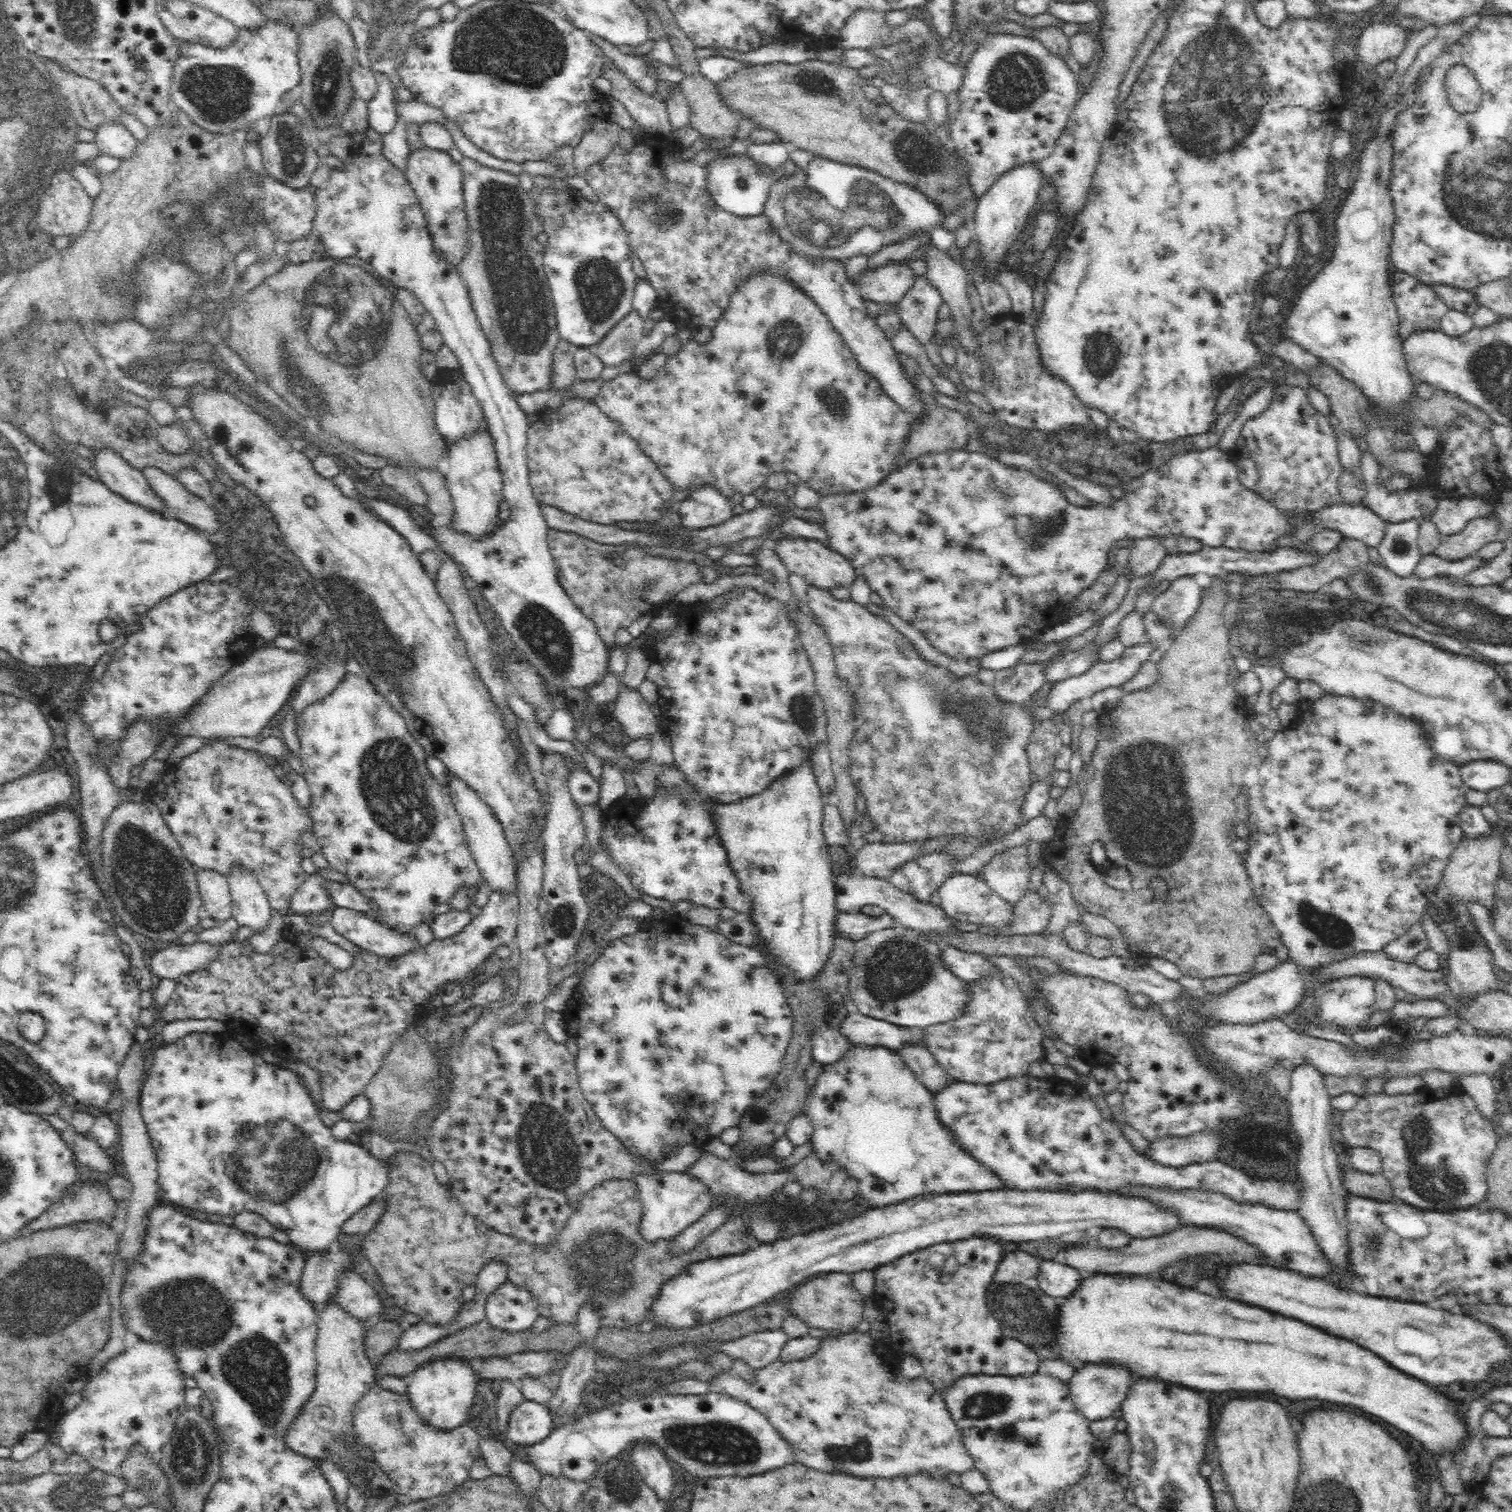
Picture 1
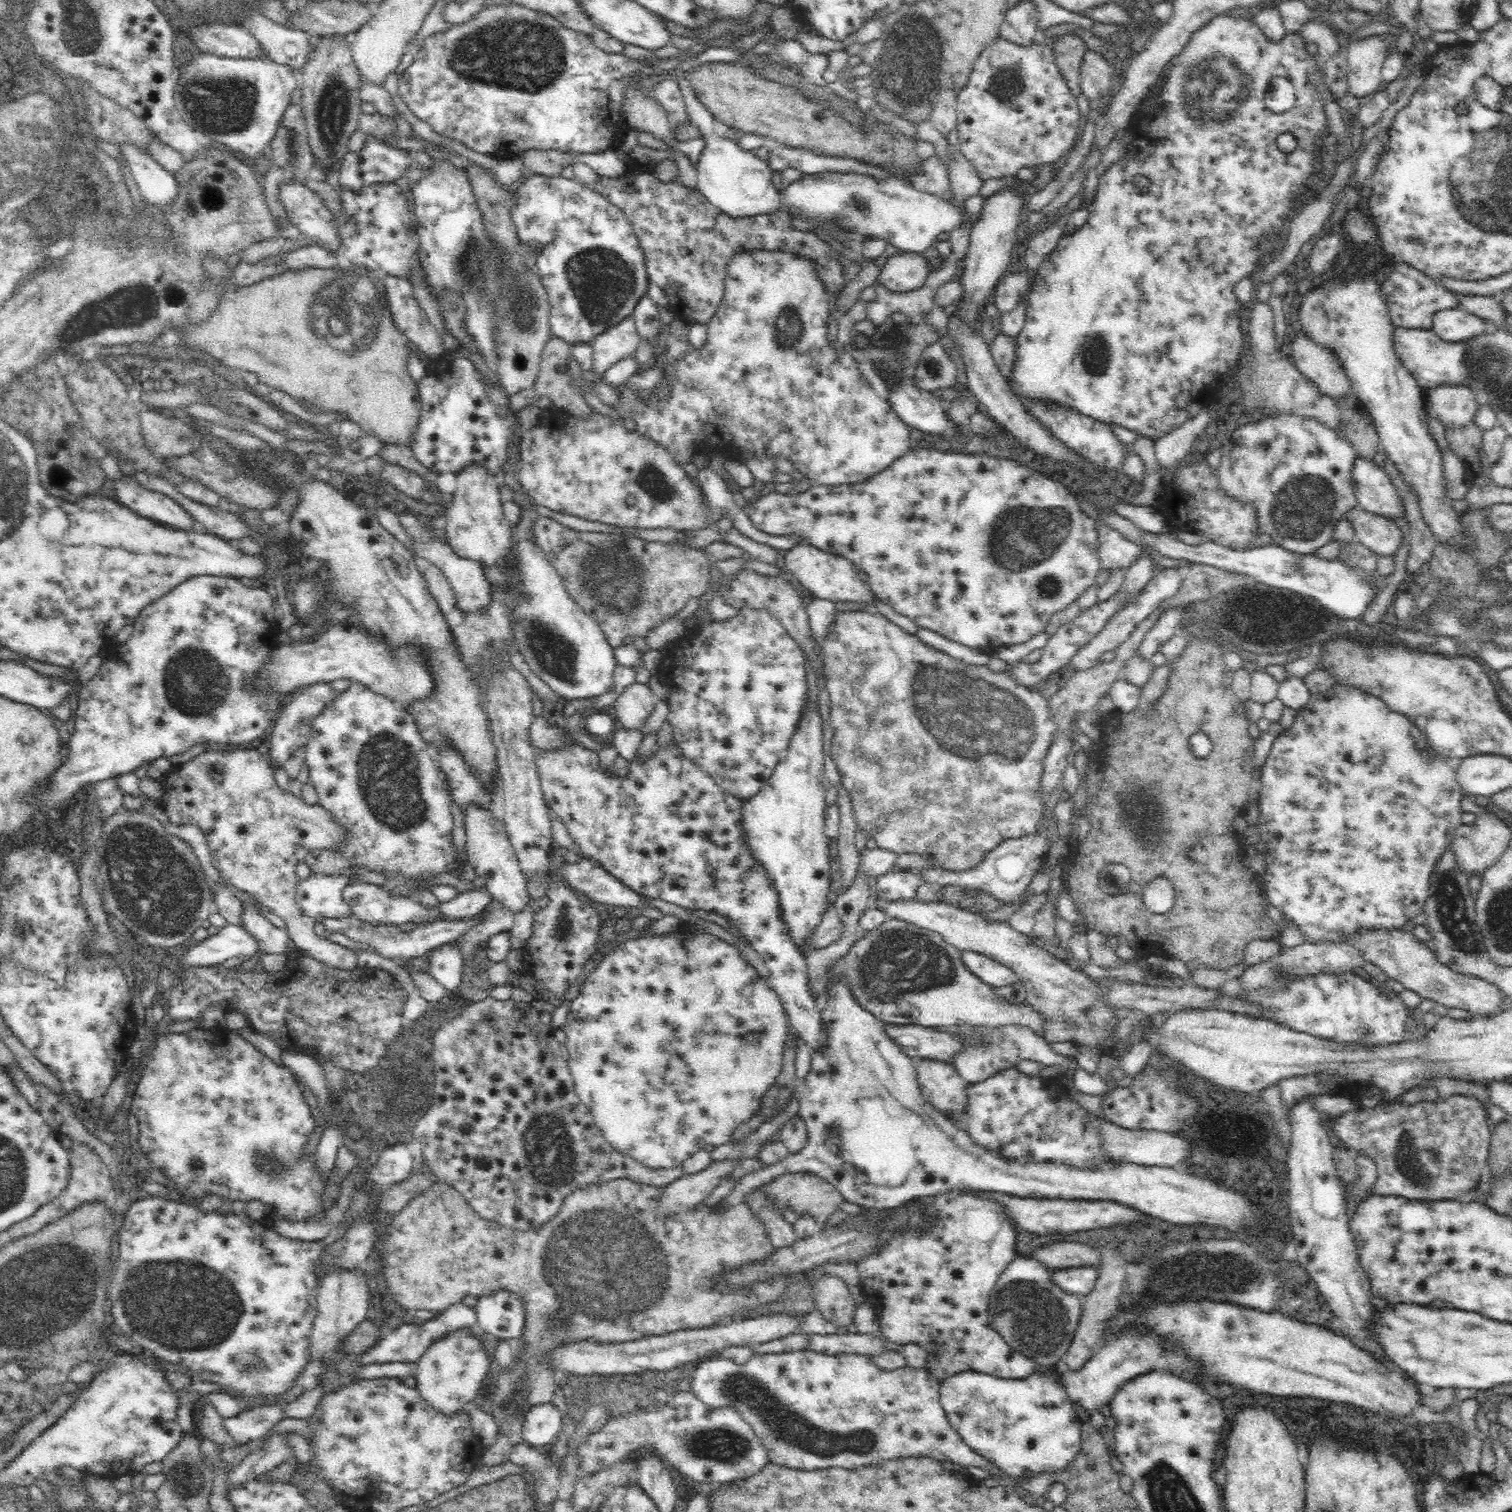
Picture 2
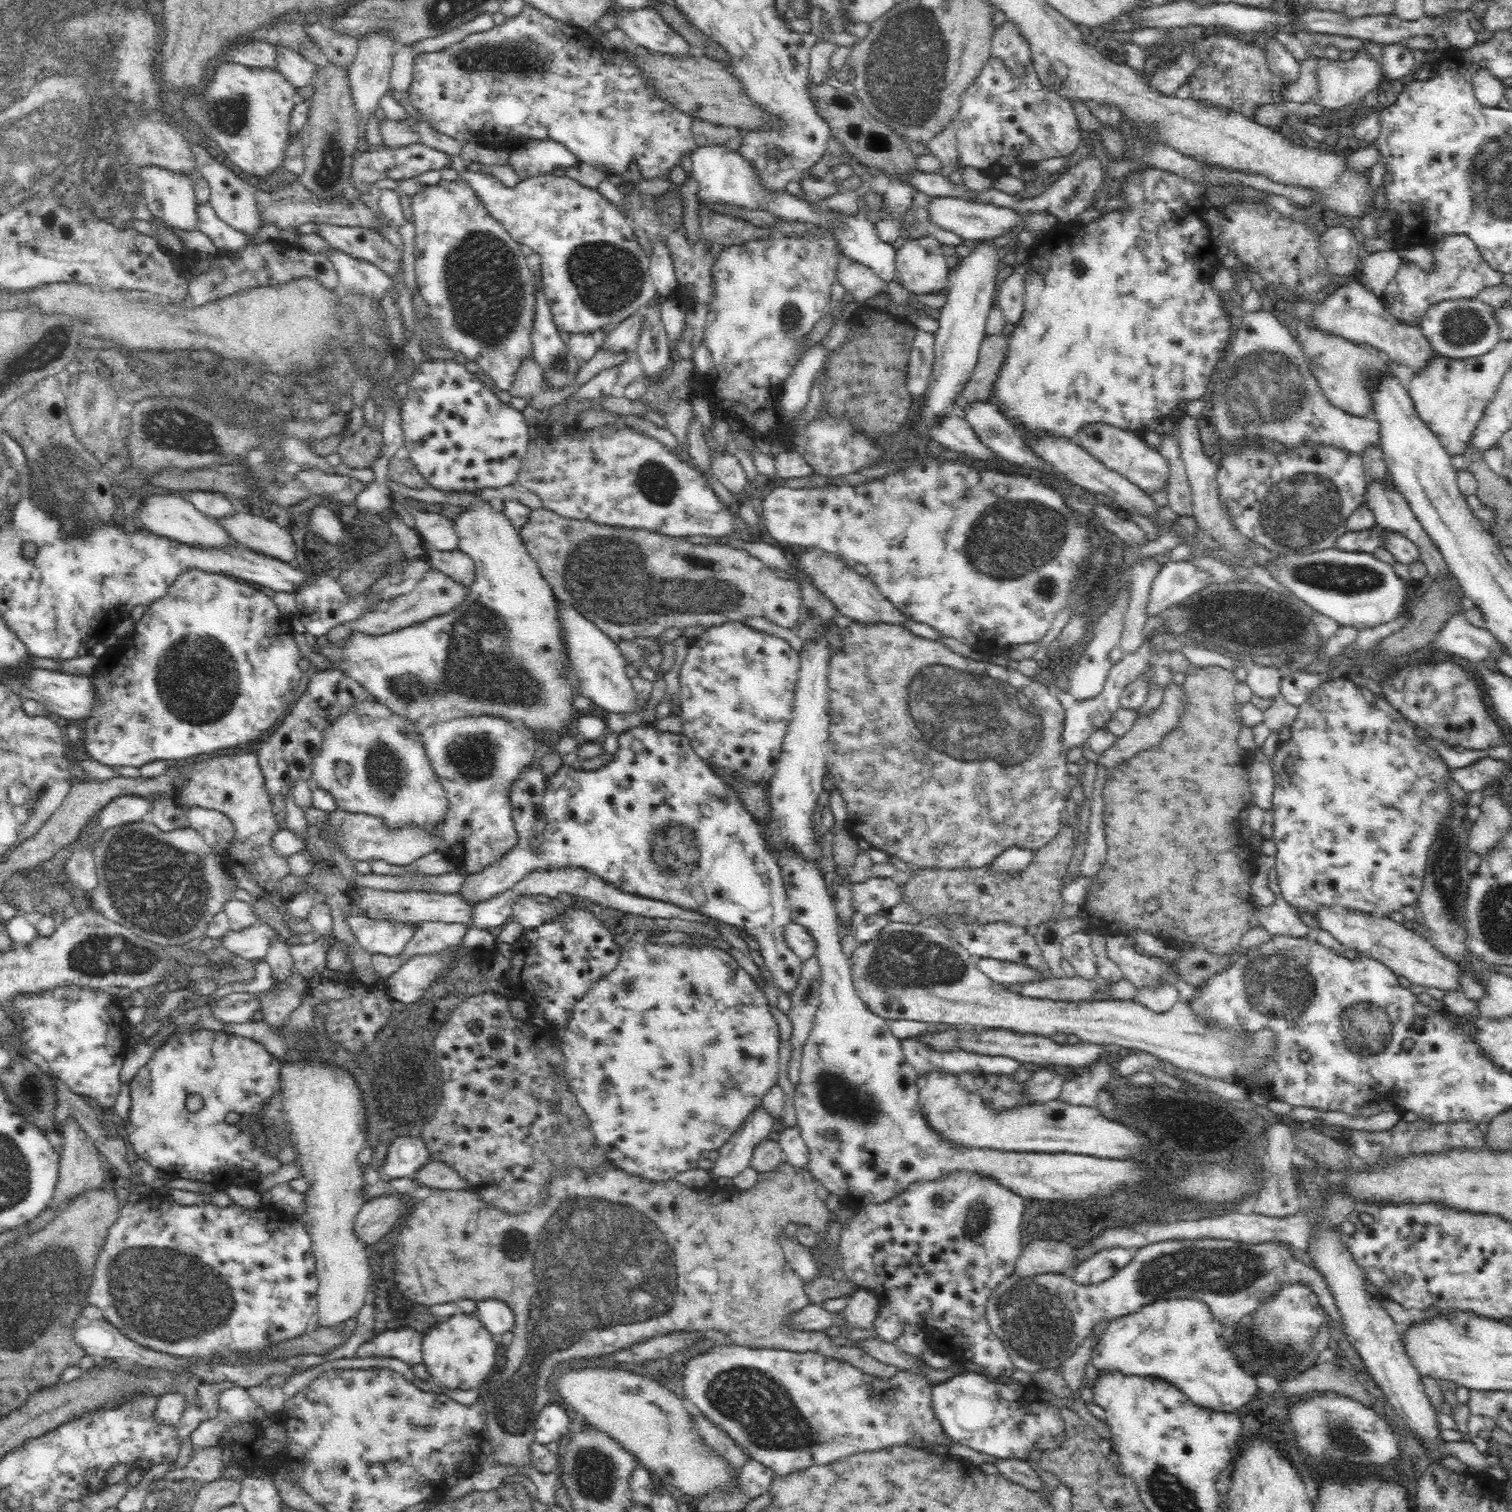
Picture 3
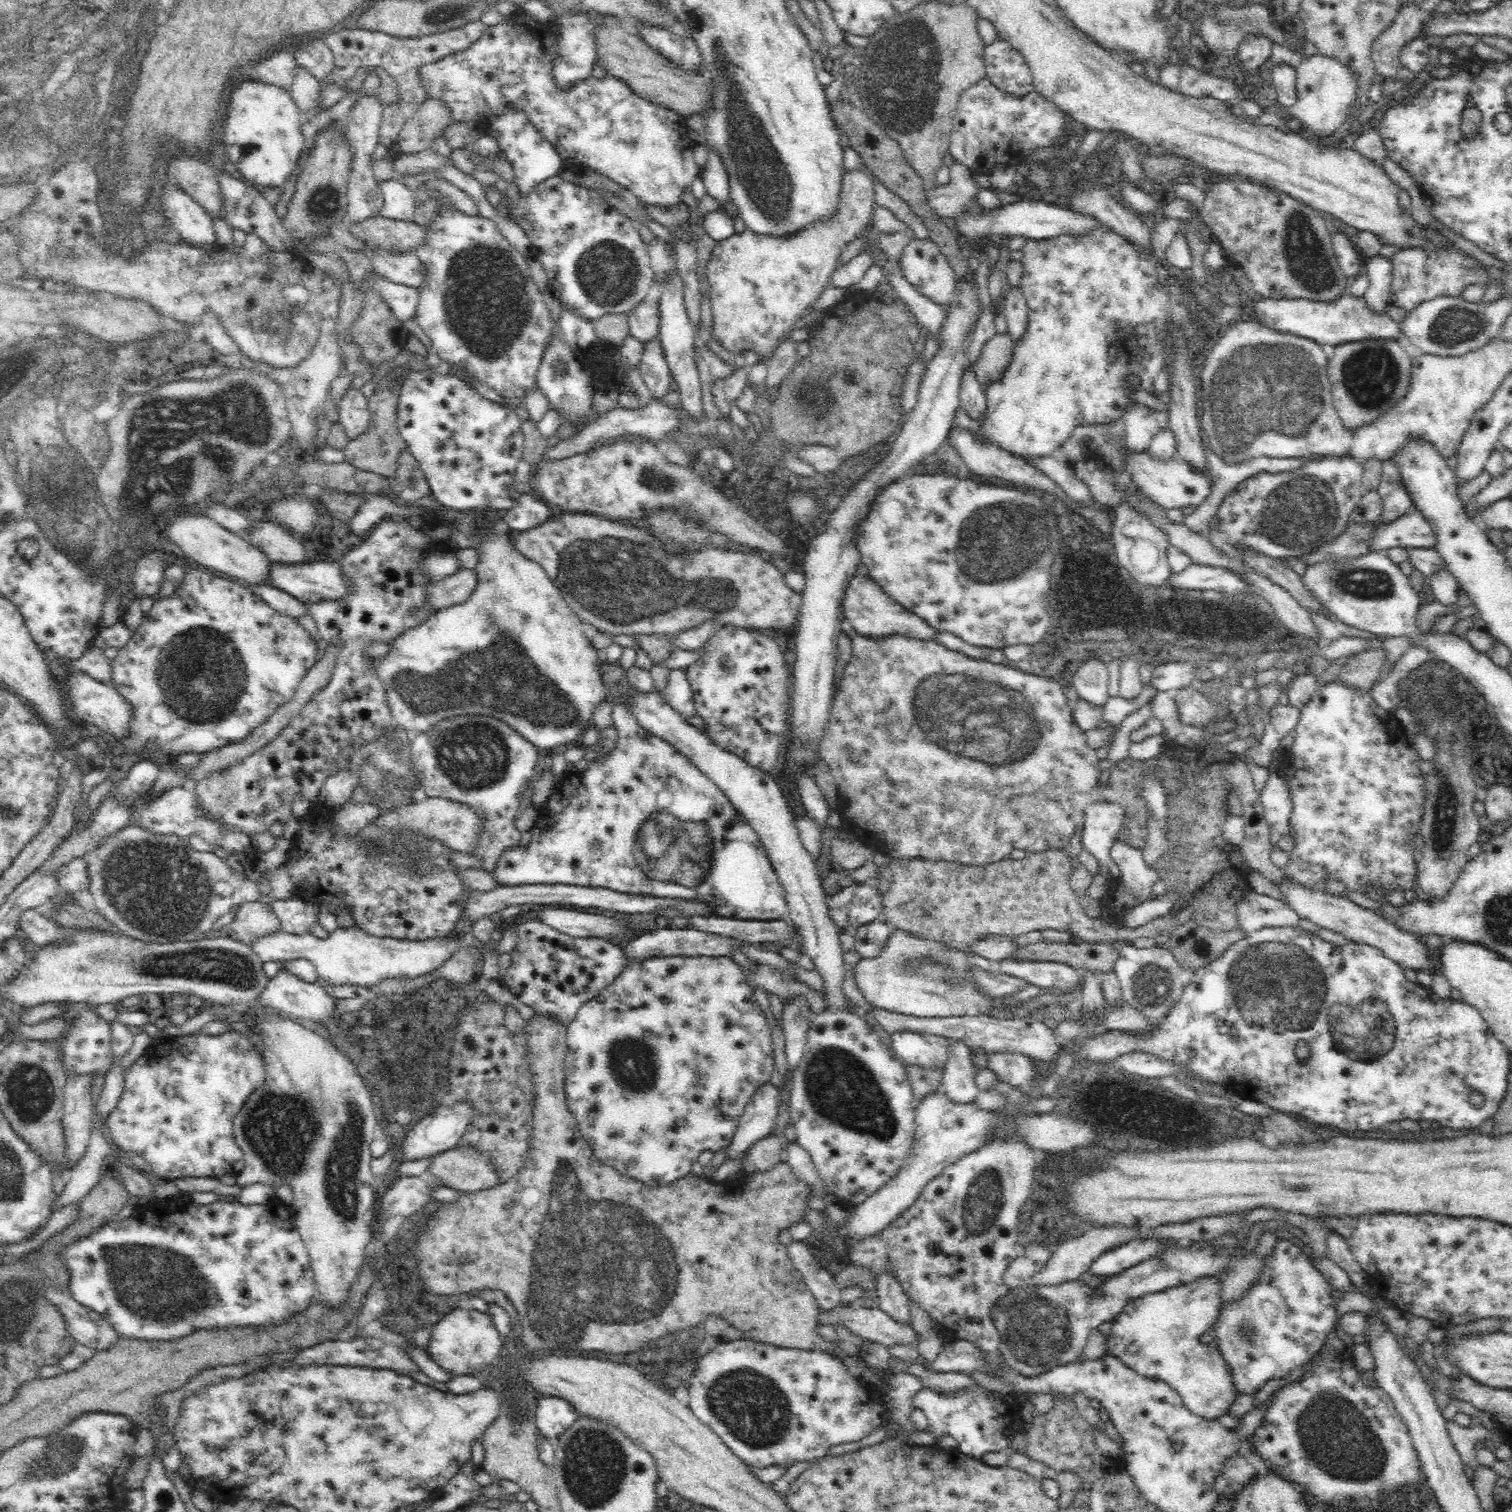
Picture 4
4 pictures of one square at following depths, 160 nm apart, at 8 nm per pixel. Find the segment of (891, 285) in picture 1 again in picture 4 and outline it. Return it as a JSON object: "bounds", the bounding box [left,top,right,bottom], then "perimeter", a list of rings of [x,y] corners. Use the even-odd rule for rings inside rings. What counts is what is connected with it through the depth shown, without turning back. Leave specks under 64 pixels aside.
{"bounds":[898,237,957,304],"perimeter":[[[913,237],[907,239],[906,245],[898,256],[901,269],[905,279],[918,289],[918,292],[933,298],[938,304],[948,304],[954,290],[957,274],[951,267],[947,256],[941,251],[938,243],[932,238],[918,239]]]}

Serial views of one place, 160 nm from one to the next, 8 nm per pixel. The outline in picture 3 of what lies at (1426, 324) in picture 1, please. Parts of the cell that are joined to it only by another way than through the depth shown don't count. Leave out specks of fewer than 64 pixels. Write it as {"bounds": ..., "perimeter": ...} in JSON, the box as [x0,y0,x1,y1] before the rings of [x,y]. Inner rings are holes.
{"bounds":[1380,235,1501,326],"perimeter":[[[1466,235],[1453,236],[1448,242],[1434,246],[1432,251],[1437,262],[1433,273],[1428,273],[1414,262],[1404,259],[1396,276],[1380,294],[1384,309],[1404,323],[1421,326],[1422,319],[1431,306],[1444,301],[1472,300],[1480,296],[1485,288],[1498,286],[1501,283],[1501,272],[1486,266],[1474,242]]]}

